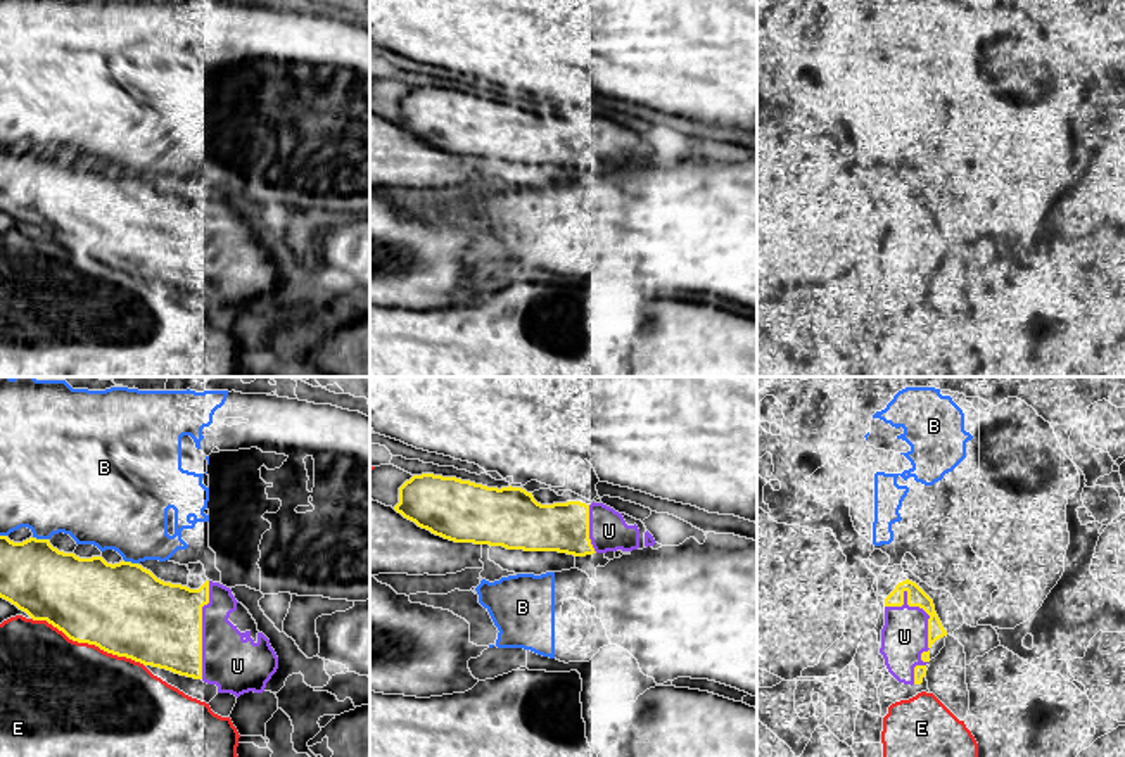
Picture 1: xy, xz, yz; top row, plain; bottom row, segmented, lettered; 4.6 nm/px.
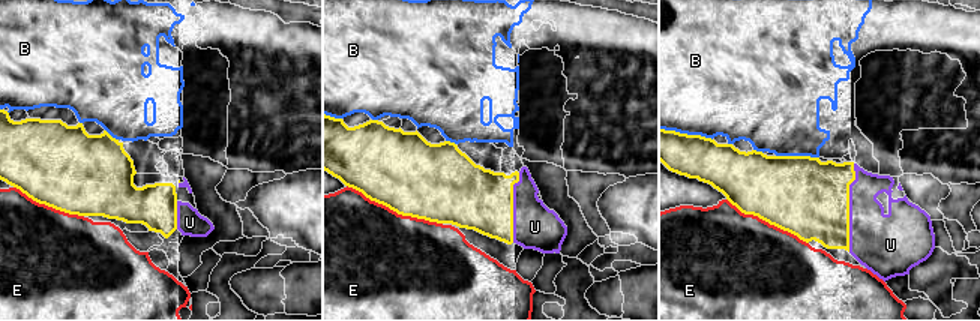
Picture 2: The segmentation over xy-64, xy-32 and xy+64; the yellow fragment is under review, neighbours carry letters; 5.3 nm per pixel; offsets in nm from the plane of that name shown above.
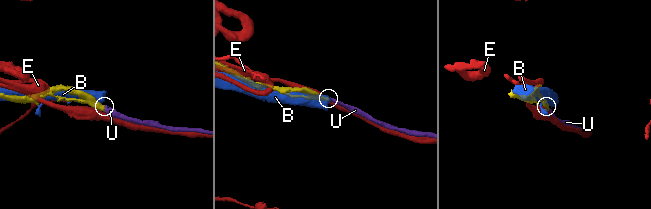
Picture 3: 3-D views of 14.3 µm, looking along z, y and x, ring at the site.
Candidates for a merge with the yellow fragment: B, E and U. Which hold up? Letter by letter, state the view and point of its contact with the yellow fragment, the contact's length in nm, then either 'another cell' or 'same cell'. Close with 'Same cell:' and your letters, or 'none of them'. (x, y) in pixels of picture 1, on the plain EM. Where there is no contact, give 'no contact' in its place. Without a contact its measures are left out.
B: xy (40, 152) | 70 nm | another cell
E: xy (88, 256) | 550 nm | another cell
U: yz (928, 248) | 440 nm | same cell
Same cell: U

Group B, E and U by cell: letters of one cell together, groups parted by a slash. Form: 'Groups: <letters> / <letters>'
Groups: B / E / U

